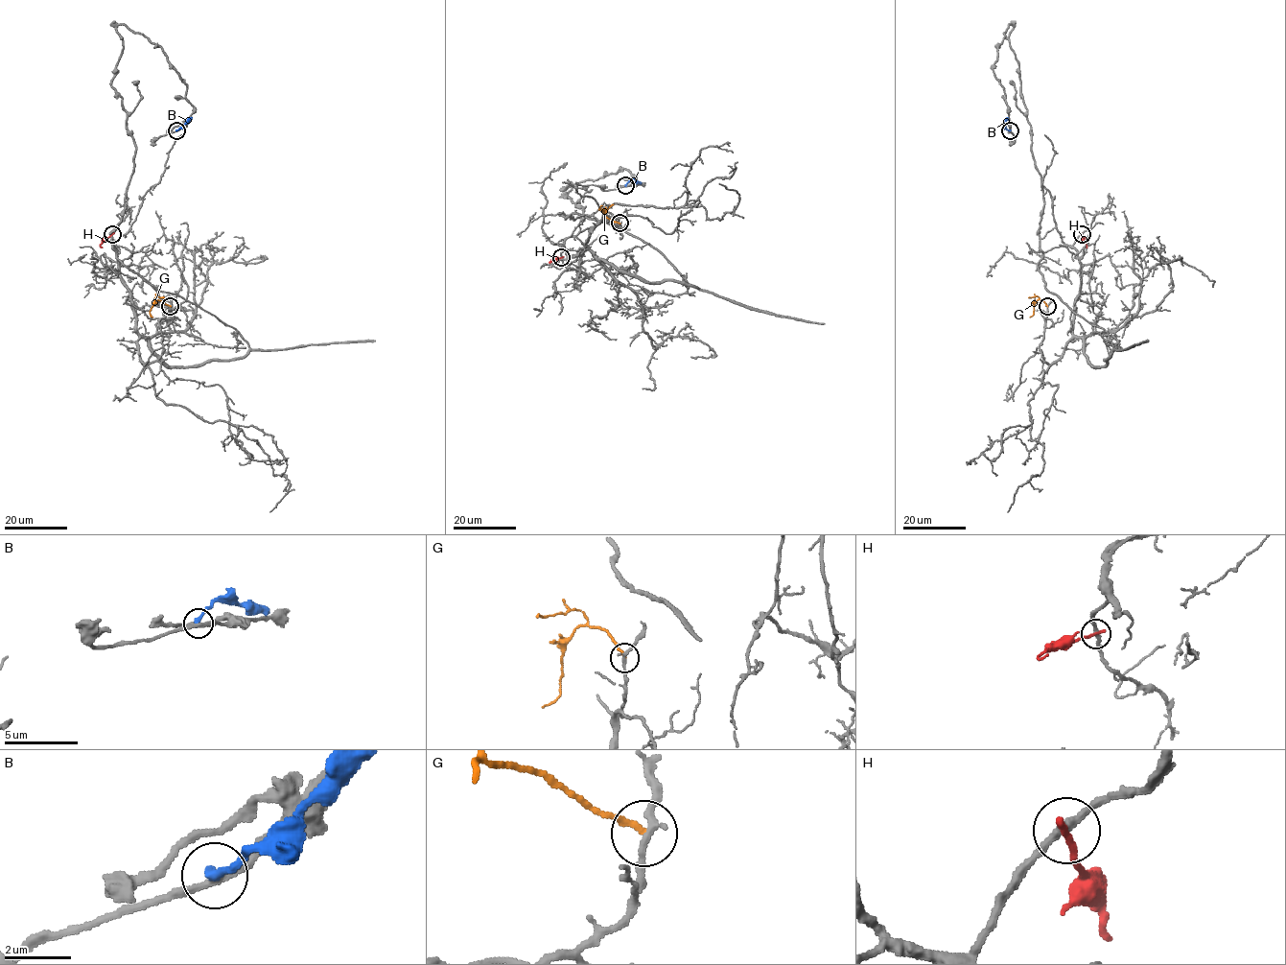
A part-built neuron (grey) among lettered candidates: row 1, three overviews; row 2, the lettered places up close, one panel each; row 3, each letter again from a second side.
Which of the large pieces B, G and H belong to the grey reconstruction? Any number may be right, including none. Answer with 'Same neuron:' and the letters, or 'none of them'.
Same neuron: none of them

